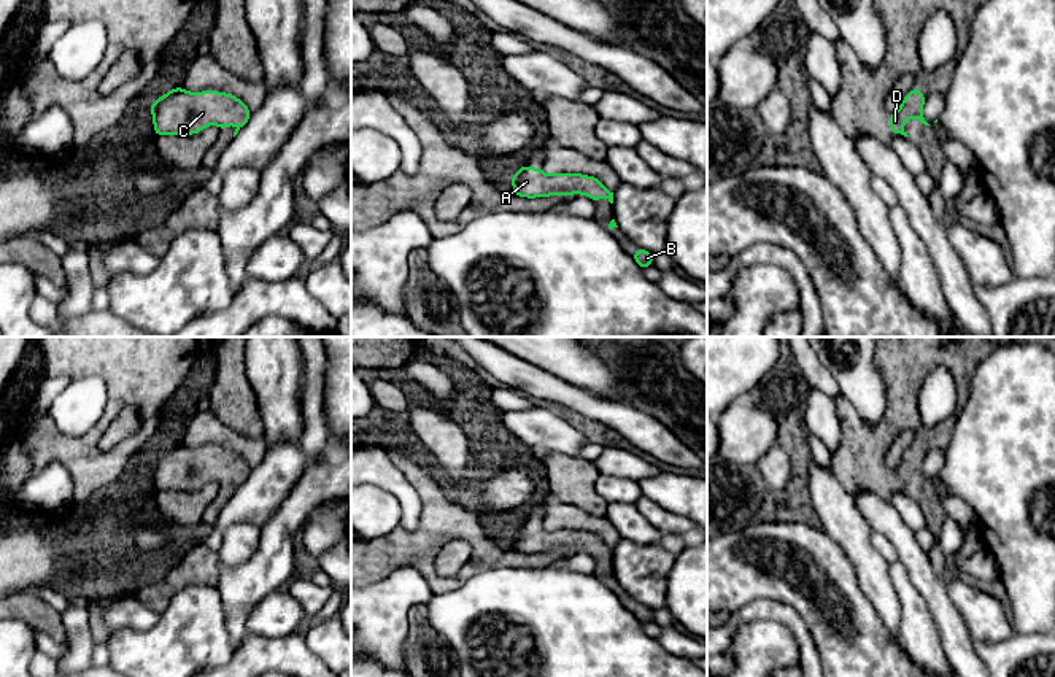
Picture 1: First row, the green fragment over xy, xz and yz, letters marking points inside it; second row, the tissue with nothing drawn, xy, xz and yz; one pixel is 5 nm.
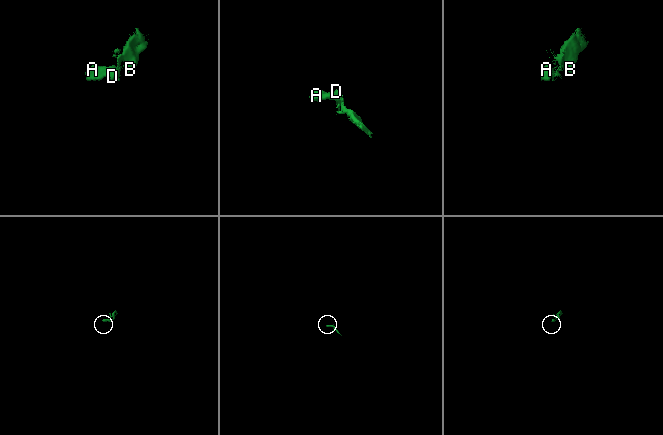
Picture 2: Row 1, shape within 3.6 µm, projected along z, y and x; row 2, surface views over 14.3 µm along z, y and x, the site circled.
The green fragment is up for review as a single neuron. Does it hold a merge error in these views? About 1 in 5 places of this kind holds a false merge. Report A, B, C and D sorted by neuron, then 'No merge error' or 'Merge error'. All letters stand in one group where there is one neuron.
Groups: A B C D. No merge error

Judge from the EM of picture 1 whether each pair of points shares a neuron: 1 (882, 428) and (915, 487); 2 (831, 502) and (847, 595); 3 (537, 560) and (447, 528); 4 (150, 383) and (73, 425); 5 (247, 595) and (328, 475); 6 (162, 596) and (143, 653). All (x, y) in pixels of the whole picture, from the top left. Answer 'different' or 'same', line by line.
1: same
2: different
3: same
4: different
5: same
6: different

